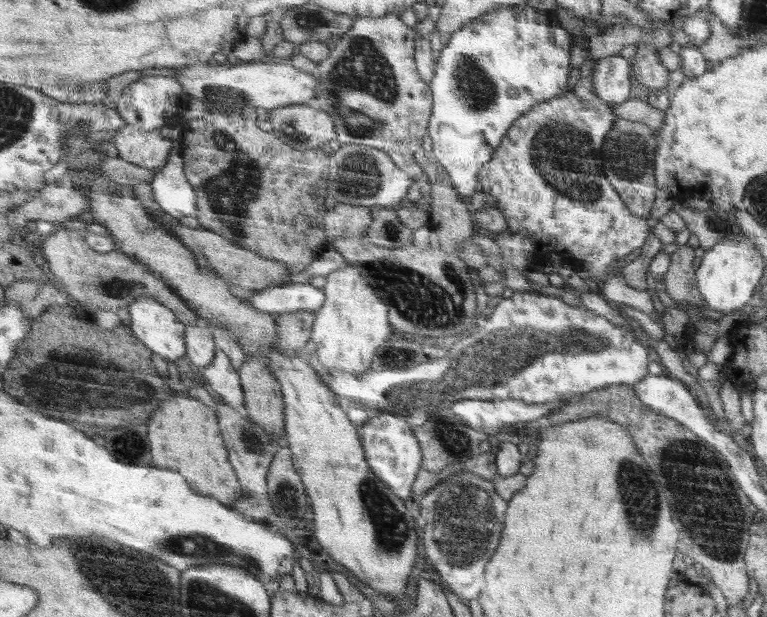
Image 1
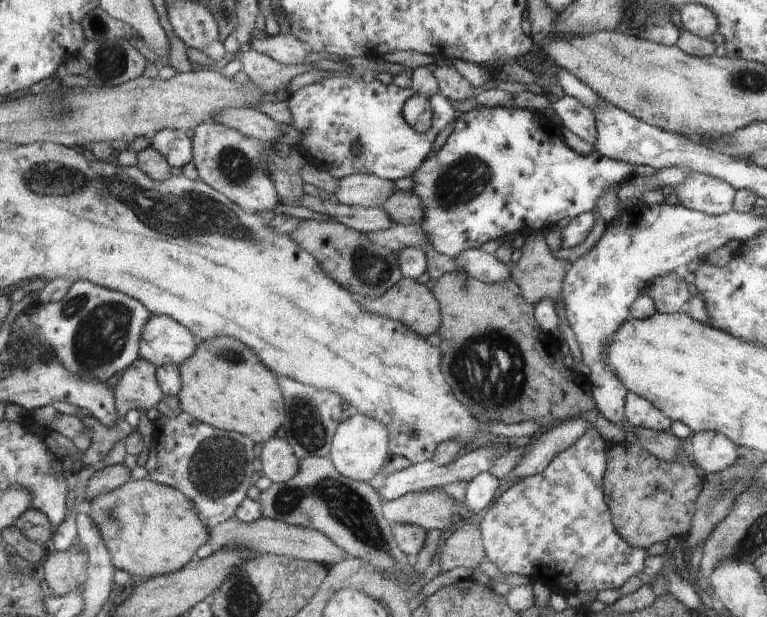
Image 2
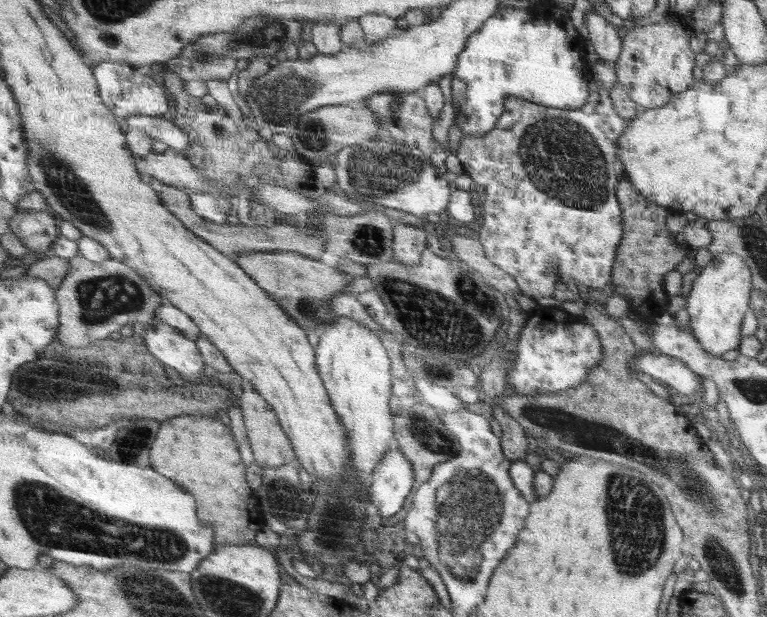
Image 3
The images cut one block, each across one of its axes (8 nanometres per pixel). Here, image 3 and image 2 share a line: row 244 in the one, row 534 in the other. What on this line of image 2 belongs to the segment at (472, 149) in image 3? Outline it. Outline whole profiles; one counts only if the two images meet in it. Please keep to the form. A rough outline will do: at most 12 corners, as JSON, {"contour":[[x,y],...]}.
{"contour":[[590,426],[478,524],[486,560],[567,596],[648,554],[604,502]]}

